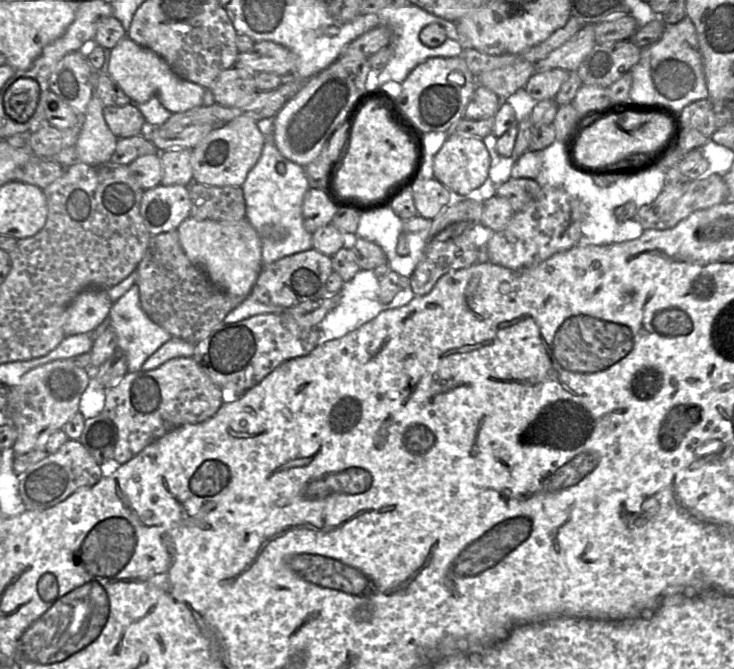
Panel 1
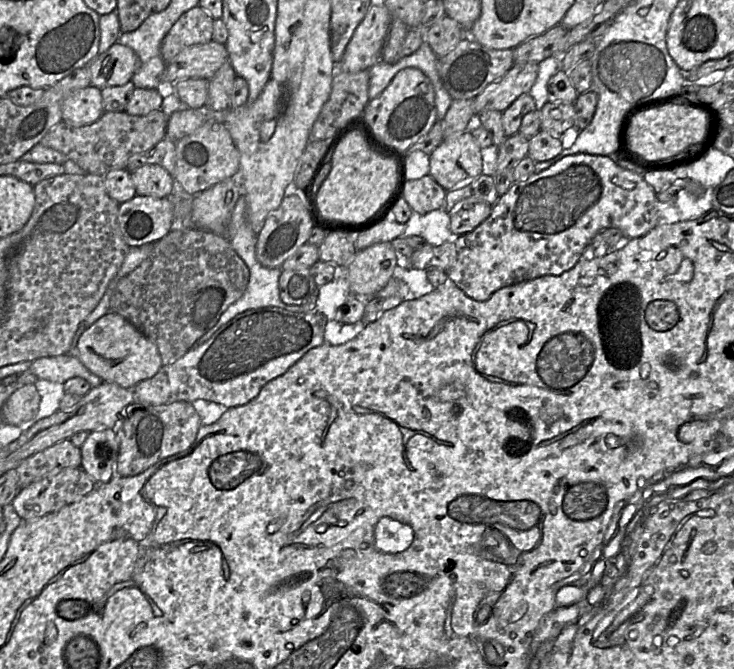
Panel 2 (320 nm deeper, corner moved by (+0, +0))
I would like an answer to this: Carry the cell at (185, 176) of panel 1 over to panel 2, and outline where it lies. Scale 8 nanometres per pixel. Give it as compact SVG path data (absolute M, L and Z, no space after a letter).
M147 164L131 172L138 196L167 198L176 191L174 177L162 166Z

